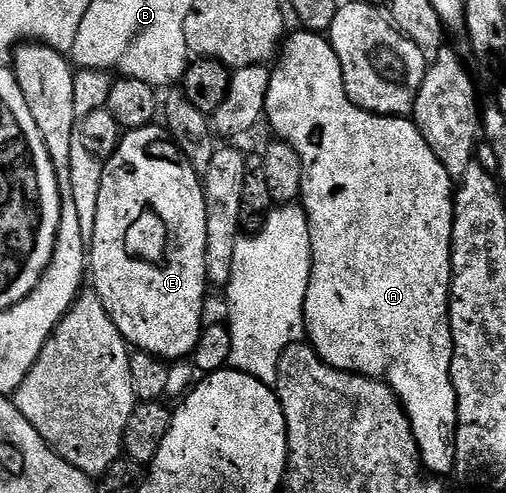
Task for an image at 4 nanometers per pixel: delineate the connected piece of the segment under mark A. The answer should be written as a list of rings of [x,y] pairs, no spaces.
[[[300,29],[284,39],[270,76],[270,88],[266,96],[264,117],[269,120],[273,130],[281,130],[280,141],[287,142],[298,153],[303,164],[303,184],[301,185],[300,205],[309,222],[311,236],[311,276],[305,297],[305,332],[308,345],[316,350],[318,356],[336,370],[348,370],[351,374],[362,374],[364,378],[375,378],[386,382],[401,402],[401,407],[409,418],[417,447],[421,449],[421,464],[433,476],[454,473],[455,440],[457,439],[457,397],[451,380],[451,356],[453,337],[449,327],[449,289],[453,283],[451,272],[451,244],[453,243],[453,195],[454,179],[450,178],[447,168],[431,152],[427,140],[420,134],[412,117],[386,116],[361,110],[347,96],[343,84],[343,68],[335,48],[325,34],[314,34],[312,30]]]

